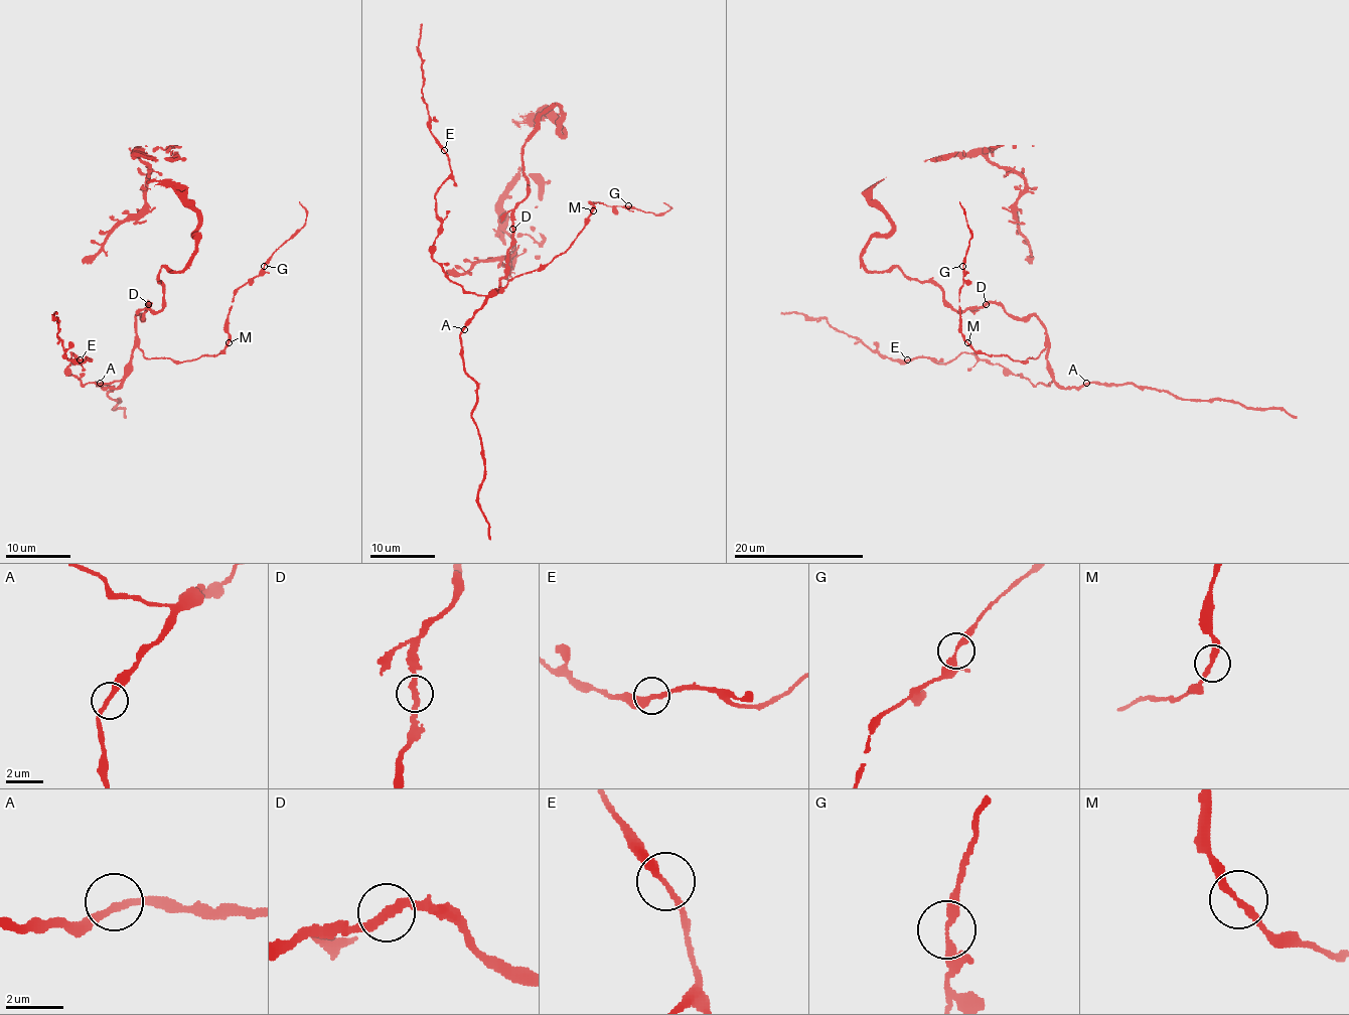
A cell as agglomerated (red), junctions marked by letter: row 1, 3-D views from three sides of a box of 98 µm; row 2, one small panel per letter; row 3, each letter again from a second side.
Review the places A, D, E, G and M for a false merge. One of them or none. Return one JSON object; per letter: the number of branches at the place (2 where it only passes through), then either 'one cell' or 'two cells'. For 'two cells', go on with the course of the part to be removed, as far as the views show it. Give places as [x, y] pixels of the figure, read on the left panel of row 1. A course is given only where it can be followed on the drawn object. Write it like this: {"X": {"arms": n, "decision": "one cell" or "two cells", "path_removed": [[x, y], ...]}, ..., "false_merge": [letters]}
{"A": {"arms": 2, "decision": "one cell"}, "D": {"arms": 2, "decision": "one cell"}, "E": {"arms": 2, "decision": "one cell"}, "G": {"arms": 2, "decision": "one cell"}, "M": {"arms": 2, "decision": "one cell"}, "false_merge": []}

